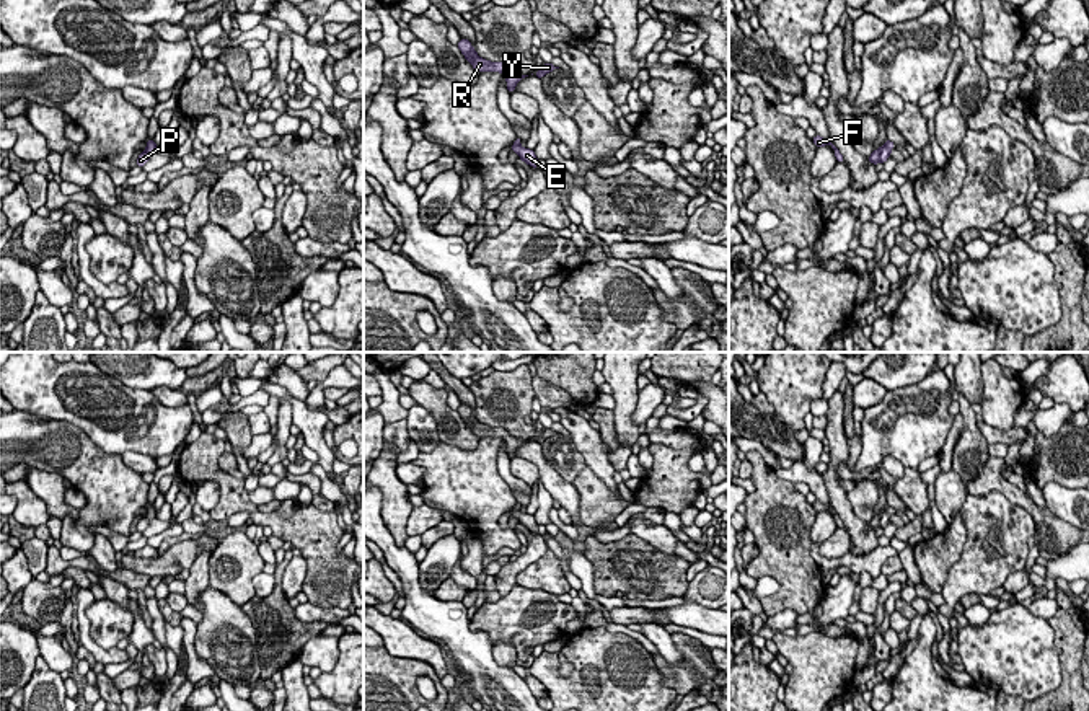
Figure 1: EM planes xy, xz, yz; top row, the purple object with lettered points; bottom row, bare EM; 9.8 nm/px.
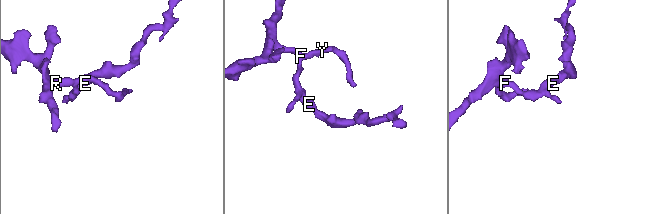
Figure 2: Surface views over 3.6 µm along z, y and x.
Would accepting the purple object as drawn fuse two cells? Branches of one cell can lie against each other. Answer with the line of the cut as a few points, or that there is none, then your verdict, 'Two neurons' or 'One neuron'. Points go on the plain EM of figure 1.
Split along yz (882, 514), (879, 525). Two neurons

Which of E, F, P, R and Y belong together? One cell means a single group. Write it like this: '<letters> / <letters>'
E P / F R Y

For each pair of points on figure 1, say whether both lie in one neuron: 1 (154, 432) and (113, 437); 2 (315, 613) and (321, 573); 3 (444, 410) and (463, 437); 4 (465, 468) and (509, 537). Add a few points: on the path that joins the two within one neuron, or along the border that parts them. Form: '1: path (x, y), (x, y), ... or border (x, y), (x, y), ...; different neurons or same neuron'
1: path (144, 434), (129, 442), (123, 439); same neuron
2: border (308, 600), (330, 609); different neurons
3: path (445, 416), (458, 431); same neuron
4: path (470, 486), (480, 498), (481, 516), (491, 525); same neuron

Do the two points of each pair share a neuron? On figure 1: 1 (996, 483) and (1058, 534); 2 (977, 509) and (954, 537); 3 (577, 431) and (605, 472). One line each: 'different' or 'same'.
1: same
2: different
3: same

